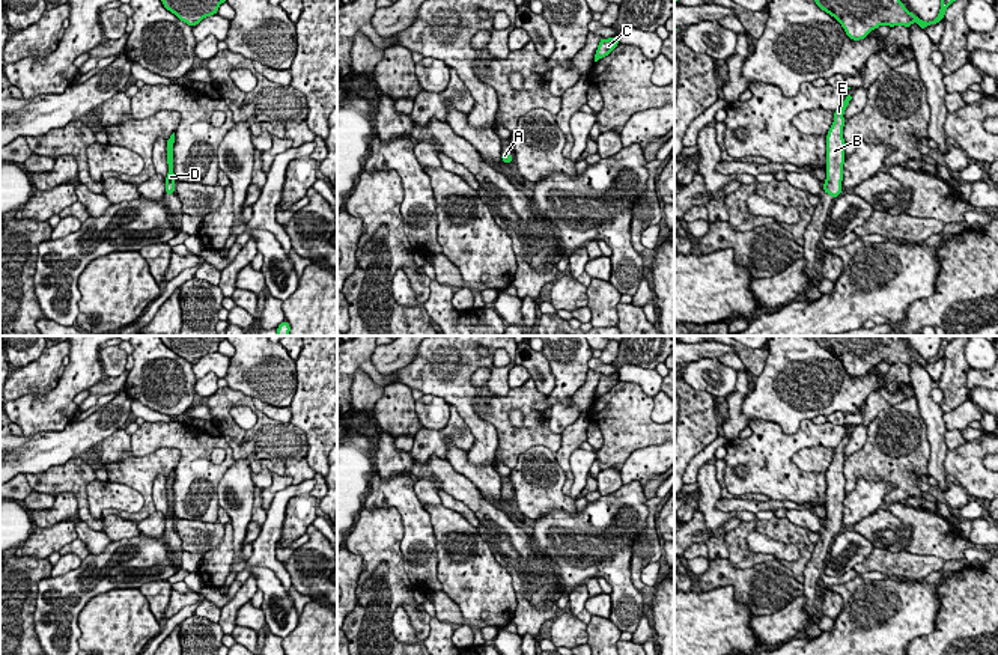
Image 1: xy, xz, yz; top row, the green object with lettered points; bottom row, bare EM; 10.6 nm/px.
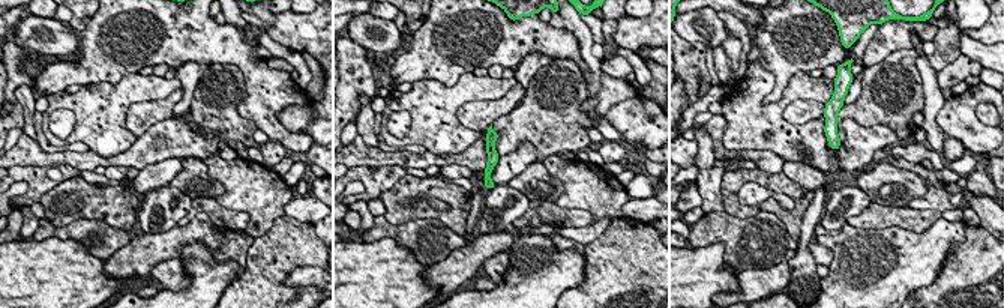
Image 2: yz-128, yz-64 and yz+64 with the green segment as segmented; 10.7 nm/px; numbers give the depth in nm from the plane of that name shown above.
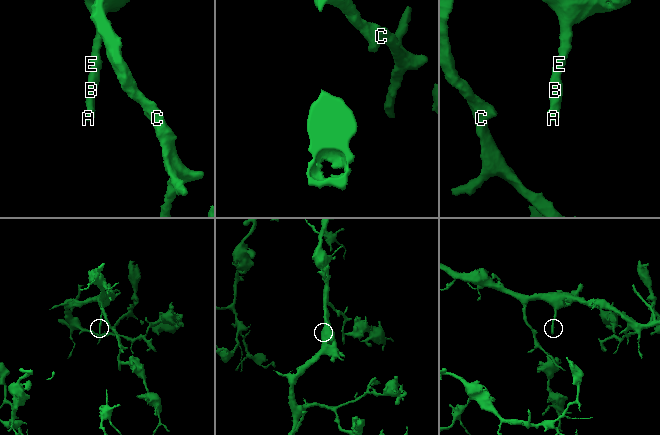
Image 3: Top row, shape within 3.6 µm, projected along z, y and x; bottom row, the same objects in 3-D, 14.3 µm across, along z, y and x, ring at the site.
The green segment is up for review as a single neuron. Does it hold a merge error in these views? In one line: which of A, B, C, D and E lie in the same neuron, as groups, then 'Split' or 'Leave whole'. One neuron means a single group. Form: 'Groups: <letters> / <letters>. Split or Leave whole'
Groups: A B C D E. Leave whole

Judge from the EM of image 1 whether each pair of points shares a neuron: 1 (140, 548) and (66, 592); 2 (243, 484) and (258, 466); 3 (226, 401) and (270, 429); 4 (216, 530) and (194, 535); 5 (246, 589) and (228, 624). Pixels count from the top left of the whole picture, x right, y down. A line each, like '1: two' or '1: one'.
1: one
2: two
3: one
4: one
5: one

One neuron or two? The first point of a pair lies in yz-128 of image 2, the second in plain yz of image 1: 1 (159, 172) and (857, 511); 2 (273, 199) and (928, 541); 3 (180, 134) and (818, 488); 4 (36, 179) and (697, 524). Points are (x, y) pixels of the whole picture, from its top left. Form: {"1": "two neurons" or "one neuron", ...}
{"1": "one neuron", "2": "one neuron", "3": "two neurons", "4": "one neuron"}

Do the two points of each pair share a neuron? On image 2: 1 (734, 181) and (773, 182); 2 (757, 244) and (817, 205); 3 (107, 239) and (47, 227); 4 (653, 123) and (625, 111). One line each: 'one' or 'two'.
1: one
2: two
3: one
4: one

